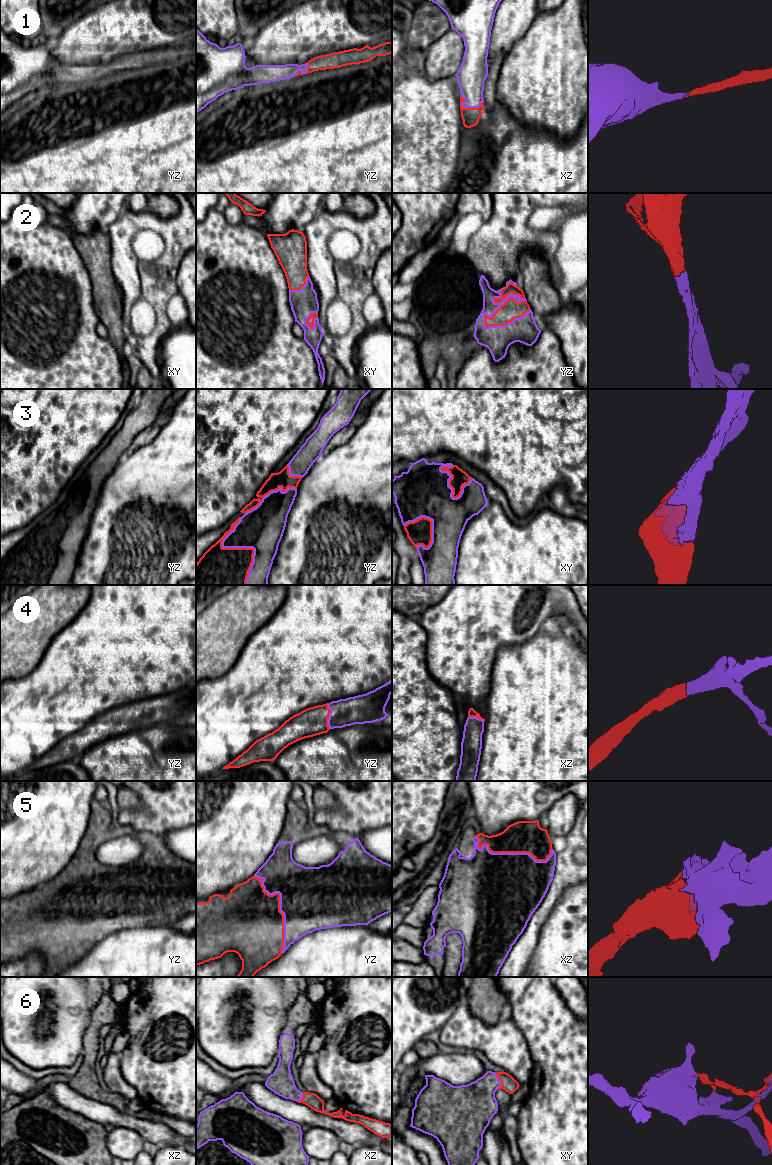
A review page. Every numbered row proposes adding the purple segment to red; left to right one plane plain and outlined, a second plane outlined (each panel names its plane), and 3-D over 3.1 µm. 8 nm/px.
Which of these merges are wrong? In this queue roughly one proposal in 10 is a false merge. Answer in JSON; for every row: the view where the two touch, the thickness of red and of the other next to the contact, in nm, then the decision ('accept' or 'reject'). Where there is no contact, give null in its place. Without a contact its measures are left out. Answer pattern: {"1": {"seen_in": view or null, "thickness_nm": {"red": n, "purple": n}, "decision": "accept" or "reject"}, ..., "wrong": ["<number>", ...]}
{"1": {"seen_in": "xz", "thickness_nm": {"red": 140, "purple": 220}, "decision": "accept"}, "2": {"seen_in": "yz", "thickness_nm": {"red": 150, "purple": 190}, "decision": "accept"}, "3": {"seen_in": "yz", "thickness_nm": {"red": 400, "purple": 340}, "decision": "accept"}, "4": {"seen_in": "yz", "thickness_nm": {"red": 220, "purple": 220}, "decision": "accept"}, "5": {"seen_in": "yz", "thickness_nm": {"red": 500, "purple": 480}, "decision": "accept"}, "6": {"seen_in": "xy", "thickness_nm": {"red": 120, "purple": 300}, "decision": "reject"}, "wrong": ["6"]}

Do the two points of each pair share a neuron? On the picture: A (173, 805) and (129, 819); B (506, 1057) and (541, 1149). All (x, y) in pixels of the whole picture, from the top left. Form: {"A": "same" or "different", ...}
{"A": "same", "B": "different"}

